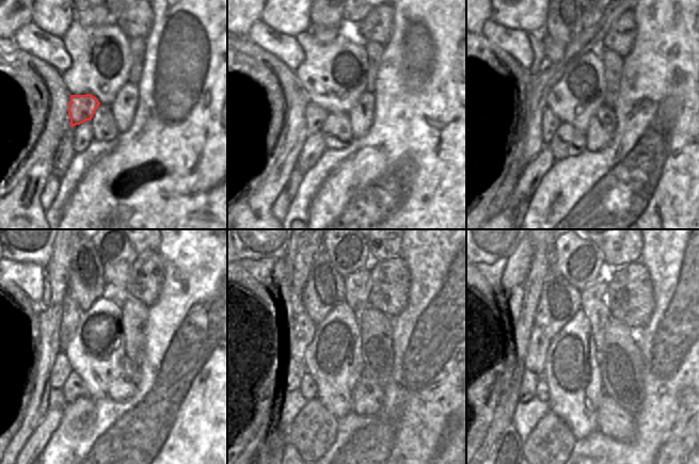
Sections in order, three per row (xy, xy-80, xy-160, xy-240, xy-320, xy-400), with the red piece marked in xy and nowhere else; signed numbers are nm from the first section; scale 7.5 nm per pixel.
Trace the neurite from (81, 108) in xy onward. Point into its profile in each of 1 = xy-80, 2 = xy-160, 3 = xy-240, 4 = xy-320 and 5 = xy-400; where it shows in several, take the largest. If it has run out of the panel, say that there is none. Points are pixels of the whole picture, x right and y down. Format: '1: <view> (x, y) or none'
1: xy-80 (315, 116)
2: xy-160 (550, 121)
3: xy-240 (61, 370)
4: xy-320 (295, 371)
5: xy-400 (527, 389)

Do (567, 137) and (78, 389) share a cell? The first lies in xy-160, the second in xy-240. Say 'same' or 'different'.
same

